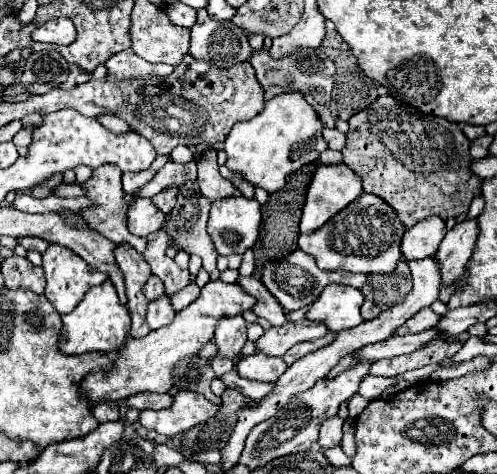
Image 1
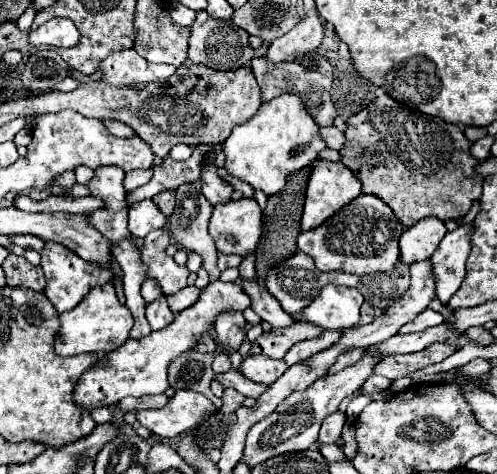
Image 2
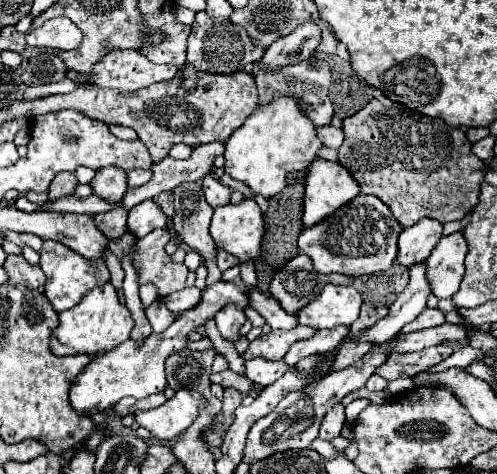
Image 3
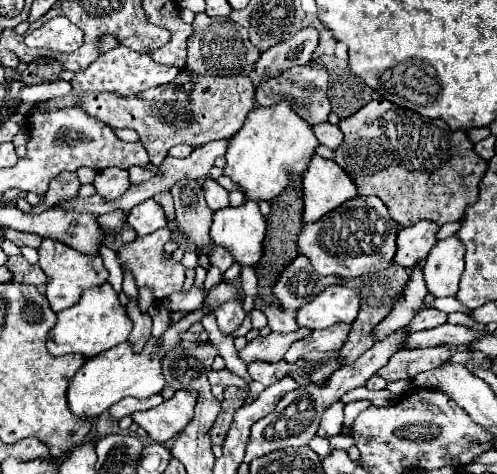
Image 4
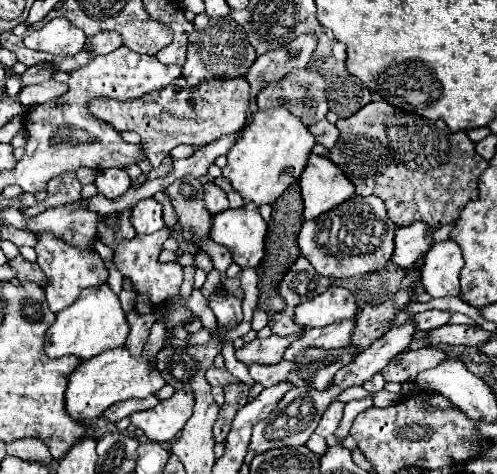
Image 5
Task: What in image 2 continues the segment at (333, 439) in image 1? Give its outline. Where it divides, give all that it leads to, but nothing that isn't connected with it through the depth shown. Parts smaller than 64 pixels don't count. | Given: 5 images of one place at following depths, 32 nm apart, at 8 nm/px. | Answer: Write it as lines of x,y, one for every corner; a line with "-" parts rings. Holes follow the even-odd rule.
338,410
334,412
332,416
328,416
320,428
320,438
318,442
320,444
336,444
340,440
340,432
342,432
342,426
344,426
344,414

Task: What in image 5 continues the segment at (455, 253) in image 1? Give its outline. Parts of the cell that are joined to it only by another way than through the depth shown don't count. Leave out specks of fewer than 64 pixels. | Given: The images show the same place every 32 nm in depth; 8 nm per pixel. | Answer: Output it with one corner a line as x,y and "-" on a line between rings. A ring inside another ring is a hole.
454,240
438,242
424,256
422,284
432,298
458,296
460,292
460,270
464,268
462,248

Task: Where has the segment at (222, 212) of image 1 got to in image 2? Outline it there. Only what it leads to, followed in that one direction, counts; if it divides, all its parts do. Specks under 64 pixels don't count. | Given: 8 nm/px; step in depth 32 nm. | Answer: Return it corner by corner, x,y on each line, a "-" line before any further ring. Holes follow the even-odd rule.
254,198
216,204
208,232
214,238
218,252
246,256
248,252
256,250
256,244
260,240
262,210

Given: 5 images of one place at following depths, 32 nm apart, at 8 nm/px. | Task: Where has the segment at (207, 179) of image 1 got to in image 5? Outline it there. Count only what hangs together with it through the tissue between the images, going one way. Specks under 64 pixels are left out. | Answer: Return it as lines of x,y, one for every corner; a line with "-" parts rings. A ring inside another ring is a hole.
214,182
204,184
204,202
206,208
212,212
222,212
228,208
228,198
222,188
218,188

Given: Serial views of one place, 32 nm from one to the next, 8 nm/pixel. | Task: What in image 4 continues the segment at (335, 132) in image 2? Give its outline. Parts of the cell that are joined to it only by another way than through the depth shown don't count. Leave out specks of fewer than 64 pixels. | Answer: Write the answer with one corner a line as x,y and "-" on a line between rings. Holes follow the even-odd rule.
328,122
316,124
314,126
314,134
320,140
320,144
324,144
324,146
328,146
332,150
342,144
342,132
340,132
340,128
338,126
332,126

